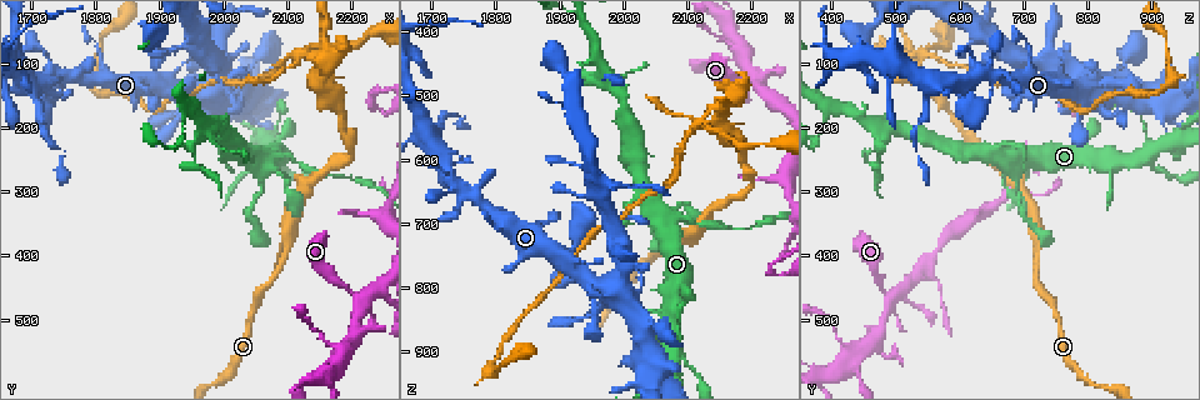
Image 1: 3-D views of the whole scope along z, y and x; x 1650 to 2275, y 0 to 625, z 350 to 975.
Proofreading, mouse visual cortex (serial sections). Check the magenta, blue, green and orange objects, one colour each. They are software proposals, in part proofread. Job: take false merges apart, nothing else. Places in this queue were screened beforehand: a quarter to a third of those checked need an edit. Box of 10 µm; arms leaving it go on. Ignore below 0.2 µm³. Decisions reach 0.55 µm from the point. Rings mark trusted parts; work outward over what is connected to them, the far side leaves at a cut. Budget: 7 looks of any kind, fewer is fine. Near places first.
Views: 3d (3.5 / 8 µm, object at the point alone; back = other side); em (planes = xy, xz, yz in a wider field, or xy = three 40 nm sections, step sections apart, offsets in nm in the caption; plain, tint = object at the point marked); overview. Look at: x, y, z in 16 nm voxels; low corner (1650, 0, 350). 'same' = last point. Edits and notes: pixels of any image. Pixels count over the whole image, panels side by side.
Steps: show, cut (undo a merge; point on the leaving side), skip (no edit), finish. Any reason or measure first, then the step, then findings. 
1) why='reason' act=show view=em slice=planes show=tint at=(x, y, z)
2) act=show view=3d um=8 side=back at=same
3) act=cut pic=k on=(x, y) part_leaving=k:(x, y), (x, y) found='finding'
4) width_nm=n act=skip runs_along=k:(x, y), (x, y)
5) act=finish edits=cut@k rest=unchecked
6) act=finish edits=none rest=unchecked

why='narrows sharply' act=show view=3d um=3.5 at=(2120, 260, 705)

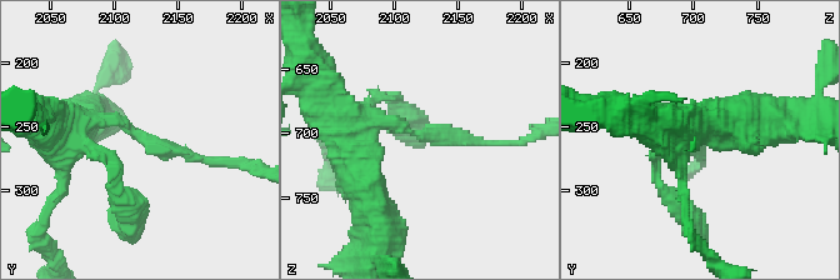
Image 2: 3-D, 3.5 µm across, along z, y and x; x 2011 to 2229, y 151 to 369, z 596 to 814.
arm_widths_nm=150,400 act=show view=em slice=xy step=5 show=plain at=(2116, 254, 702)

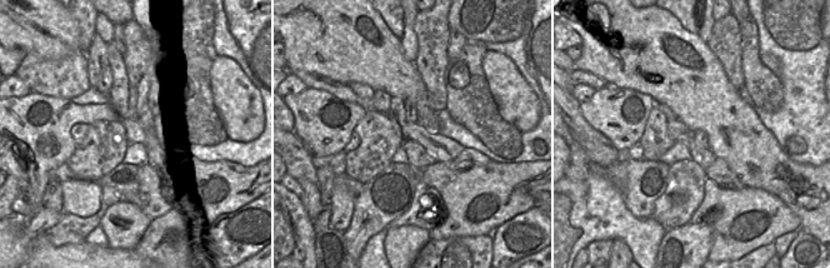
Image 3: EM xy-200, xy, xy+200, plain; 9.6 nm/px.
why='where the object lies' act=show view=em slice=xy step=5 show=tint at=same

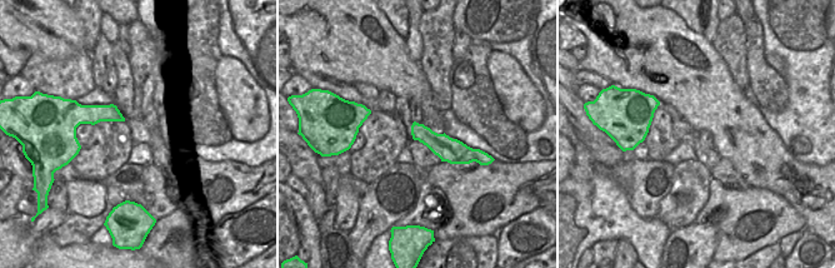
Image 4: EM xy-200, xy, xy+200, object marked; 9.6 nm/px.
act=cut pic=2 on=(171, 153) part_leaving=2:(135, 135), (165, 150), (254, 165) found='two cells meet here'

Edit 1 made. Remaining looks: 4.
why='abrupt turn' act=show view=3d um=8 at=(2000, 125, 785)

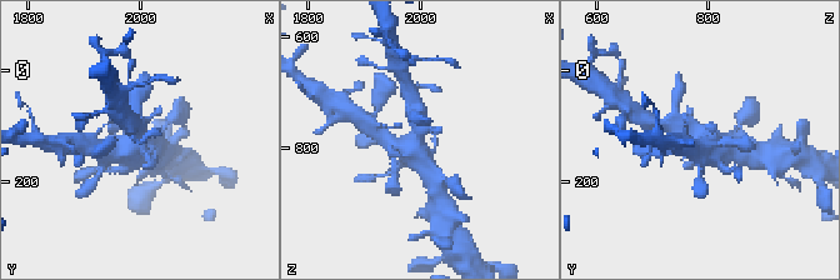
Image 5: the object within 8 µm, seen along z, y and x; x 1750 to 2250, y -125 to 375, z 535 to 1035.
why='closer look' act=show view=3d um=3.5 at=same

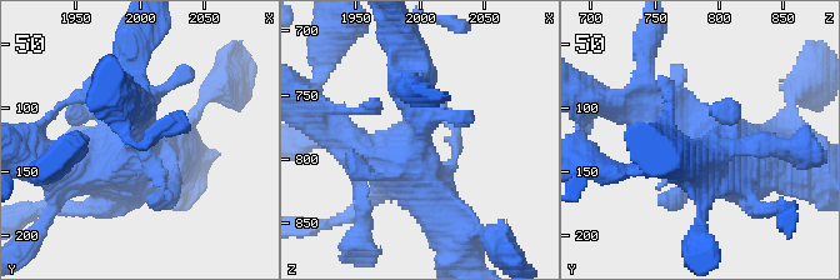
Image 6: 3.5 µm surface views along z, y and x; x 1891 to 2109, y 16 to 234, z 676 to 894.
why='need the tissue' act=show view=em slice=xy step=5 show=tint at=(2002, 126, 784)

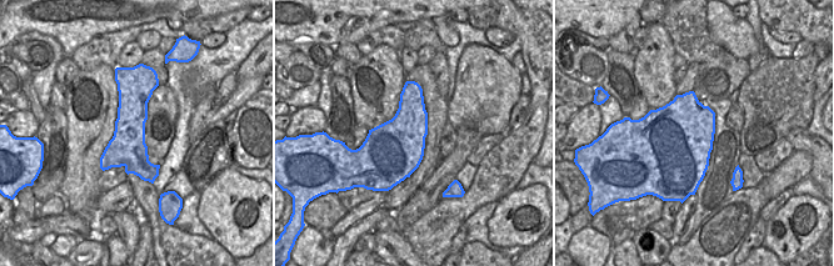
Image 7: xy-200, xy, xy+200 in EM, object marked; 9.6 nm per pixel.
width_nm=550 act=skip runs_along=6:(46, 158), (116, 161), (135, 108) found='all the same cell'

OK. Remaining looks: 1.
act=finish edits=cut@2 rest=unchecked

